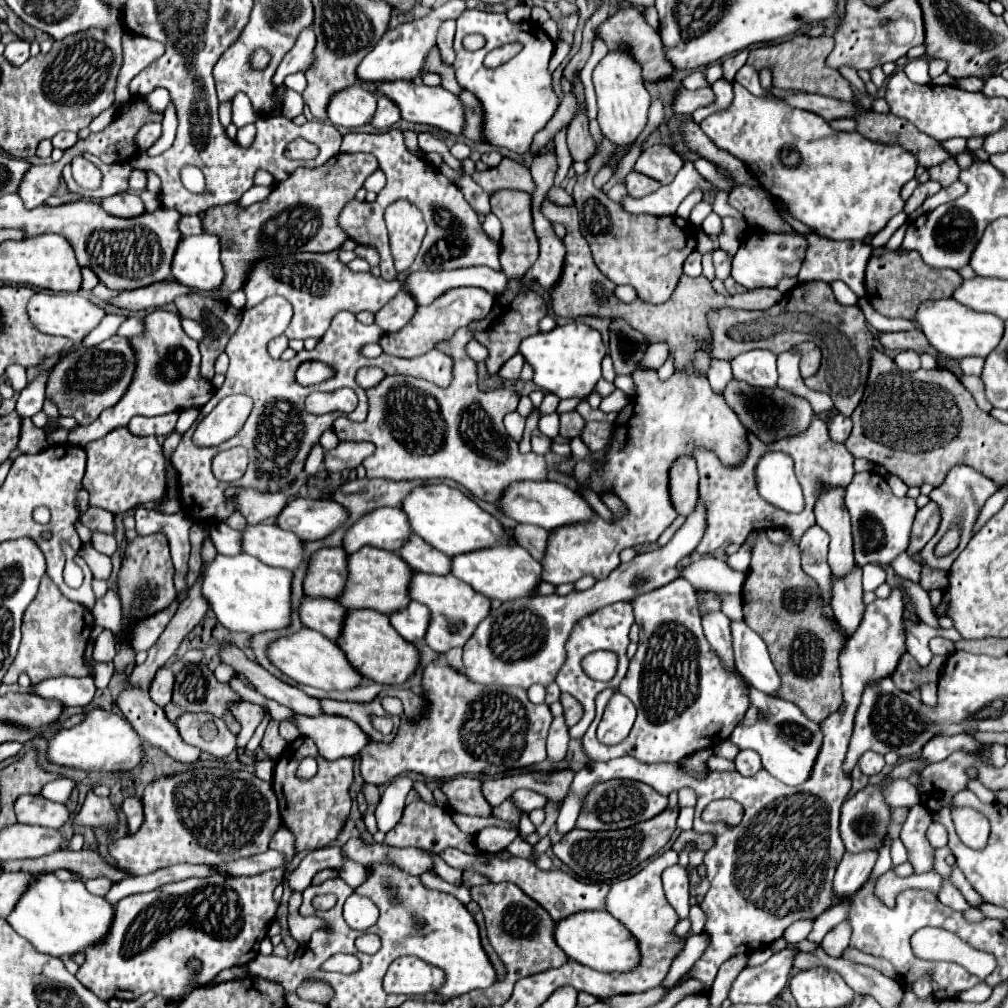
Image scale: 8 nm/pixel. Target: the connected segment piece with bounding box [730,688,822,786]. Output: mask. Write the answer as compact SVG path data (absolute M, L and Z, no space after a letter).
M750 688L750 698L752 698L752 706L742 718L742 722L734 728L730 740L738 744L740 750L750 748L758 752L762 760L762 768L768 770L780 782L788 786L798 786L806 782L812 774L814 762L822 746L820 724L806 718L796 704L768 696L760 690Z

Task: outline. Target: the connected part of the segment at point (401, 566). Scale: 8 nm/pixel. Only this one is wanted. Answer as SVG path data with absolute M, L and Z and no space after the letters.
M364 546L348 556L348 582L342 594L338 596L338 602L348 610L370 608L382 614L392 614L410 602L410 598L406 596L410 578L412 570L402 562L402 558L396 552Z

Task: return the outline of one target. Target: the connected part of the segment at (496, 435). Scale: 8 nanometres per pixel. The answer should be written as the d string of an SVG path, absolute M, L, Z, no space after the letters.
M460 328L446 342L438 342L436 350L444 352L452 358L452 380L446 388L436 386L434 382L420 380L414 376L386 376L380 384L366 390L370 410L364 422L352 422L344 416L336 418L332 424L338 440L354 440L354 442L372 442L376 452L364 460L364 468L368 478L392 478L392 480L428 480L428 478L450 478L470 490L476 498L484 502L496 502L500 492L516 480L546 480L546 462L540 454L520 454L518 444L506 434L502 418L508 412L514 412L520 394L514 390L492 390L480 392L476 378L476 364L466 356L466 344L472 340L470 328Z

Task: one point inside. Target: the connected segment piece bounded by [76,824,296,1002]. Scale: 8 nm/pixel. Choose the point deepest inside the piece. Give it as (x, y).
(222, 921)

